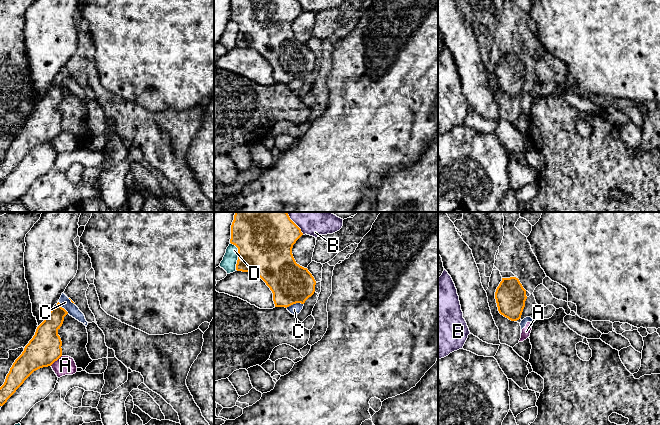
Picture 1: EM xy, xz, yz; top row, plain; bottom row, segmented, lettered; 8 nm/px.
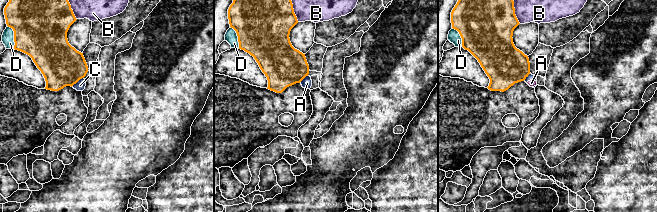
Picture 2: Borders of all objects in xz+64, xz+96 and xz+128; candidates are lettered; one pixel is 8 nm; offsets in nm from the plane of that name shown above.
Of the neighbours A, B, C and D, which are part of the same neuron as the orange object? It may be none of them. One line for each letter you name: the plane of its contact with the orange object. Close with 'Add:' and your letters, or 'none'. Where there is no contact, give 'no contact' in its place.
Add: none

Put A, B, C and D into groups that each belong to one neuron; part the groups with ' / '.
A C / B / D

